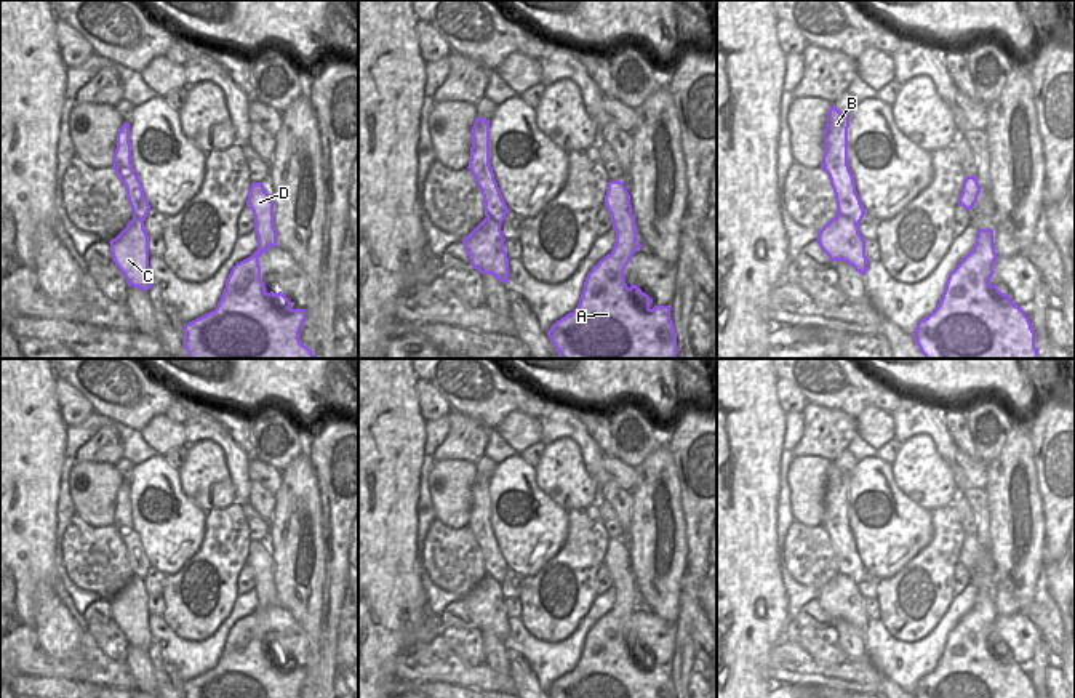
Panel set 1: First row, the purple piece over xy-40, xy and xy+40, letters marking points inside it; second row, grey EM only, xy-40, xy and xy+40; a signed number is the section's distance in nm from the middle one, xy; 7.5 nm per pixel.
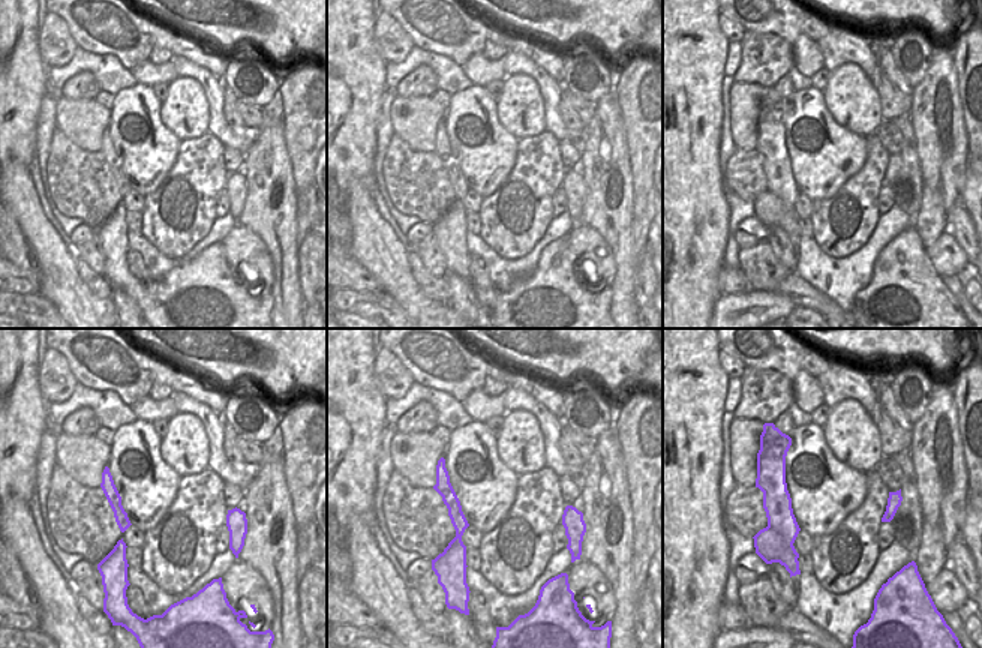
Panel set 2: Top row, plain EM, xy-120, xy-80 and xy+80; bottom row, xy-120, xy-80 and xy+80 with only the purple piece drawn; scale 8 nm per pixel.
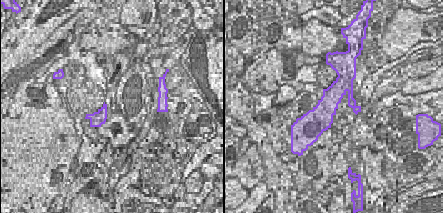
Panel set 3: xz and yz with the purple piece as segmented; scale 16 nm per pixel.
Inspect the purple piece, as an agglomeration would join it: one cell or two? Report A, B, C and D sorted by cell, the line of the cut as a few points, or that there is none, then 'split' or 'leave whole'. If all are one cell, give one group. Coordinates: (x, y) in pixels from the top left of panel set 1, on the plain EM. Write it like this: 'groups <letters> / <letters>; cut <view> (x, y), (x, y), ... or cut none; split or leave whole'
groups A C D / B; cut xy+40 (839, 572), (845, 573), (856, 585); split

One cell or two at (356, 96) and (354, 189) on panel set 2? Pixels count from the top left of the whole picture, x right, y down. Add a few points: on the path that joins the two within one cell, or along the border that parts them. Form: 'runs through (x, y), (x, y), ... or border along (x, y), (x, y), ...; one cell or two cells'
border along (359, 179), (348, 182), (344, 201), (345, 213); two cells

